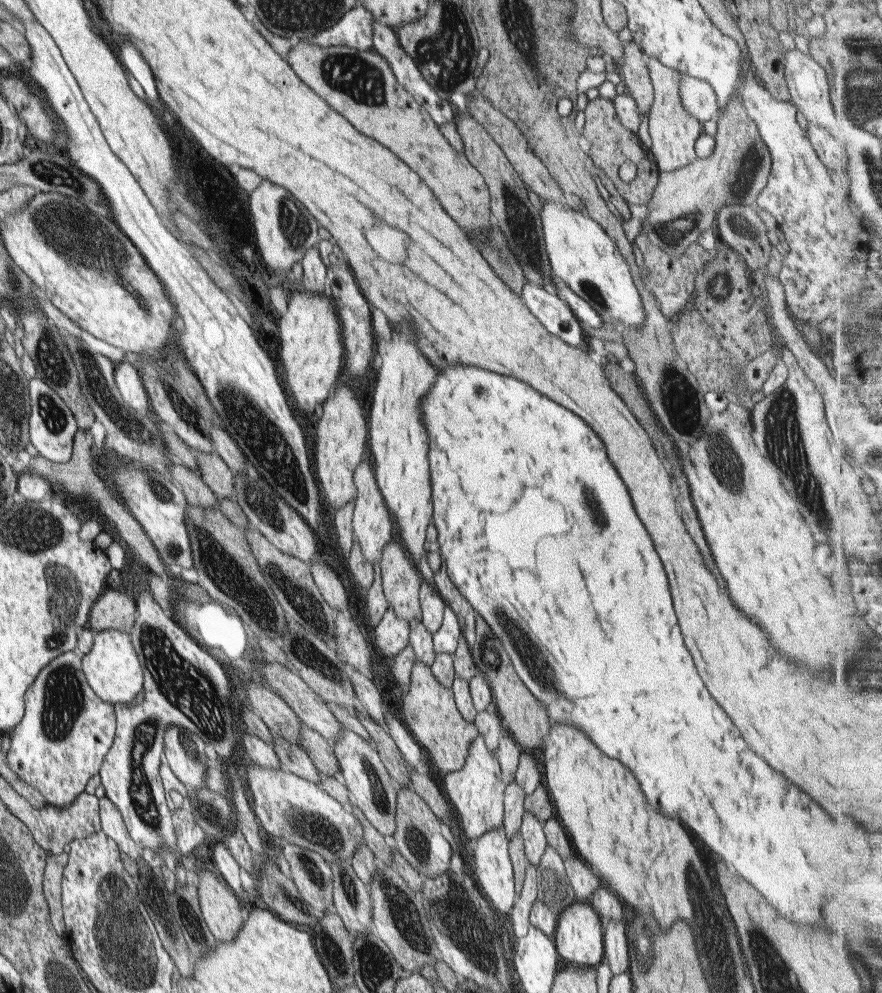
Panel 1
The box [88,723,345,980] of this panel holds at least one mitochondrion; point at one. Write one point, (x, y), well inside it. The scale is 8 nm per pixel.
(120, 948)

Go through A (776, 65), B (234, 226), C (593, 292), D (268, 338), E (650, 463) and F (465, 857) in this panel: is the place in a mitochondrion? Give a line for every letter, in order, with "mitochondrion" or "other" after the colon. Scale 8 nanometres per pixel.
A: other
B: other
C: mitochondrion
D: other
E: other
F: other

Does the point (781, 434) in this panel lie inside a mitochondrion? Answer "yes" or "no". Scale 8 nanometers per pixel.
yes

